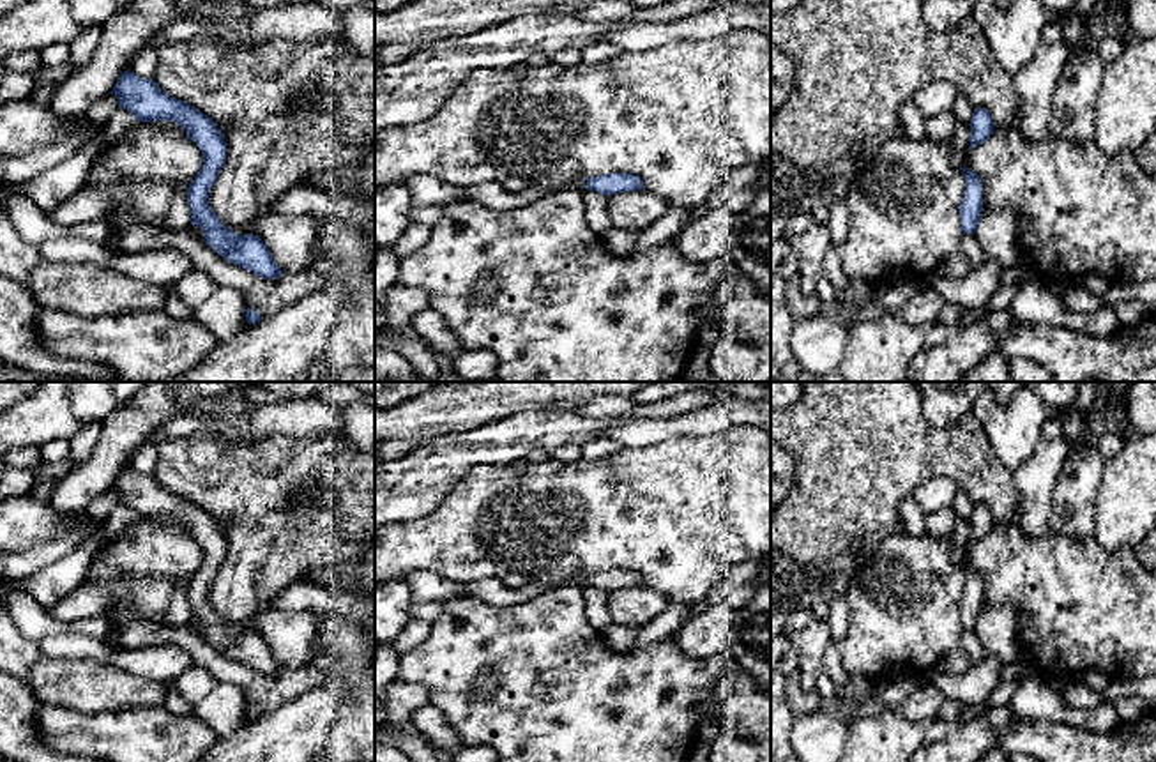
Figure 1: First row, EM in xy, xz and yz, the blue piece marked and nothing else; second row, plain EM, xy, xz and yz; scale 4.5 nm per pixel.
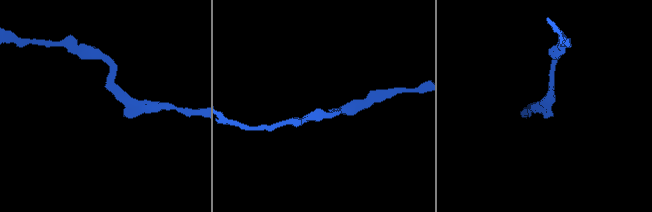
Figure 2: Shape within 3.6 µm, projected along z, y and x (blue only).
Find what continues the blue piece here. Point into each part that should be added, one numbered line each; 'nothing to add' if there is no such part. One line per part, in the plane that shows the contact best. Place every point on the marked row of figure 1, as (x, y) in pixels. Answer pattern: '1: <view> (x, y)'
nothing to add

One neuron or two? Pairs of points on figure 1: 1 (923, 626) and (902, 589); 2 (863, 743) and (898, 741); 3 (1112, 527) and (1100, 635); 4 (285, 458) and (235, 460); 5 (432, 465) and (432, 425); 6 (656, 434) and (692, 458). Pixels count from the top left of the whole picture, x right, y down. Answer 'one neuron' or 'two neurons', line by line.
1: one neuron
2: one neuron
3: two neurons
4: one neuron
5: two neurons
6: two neurons

